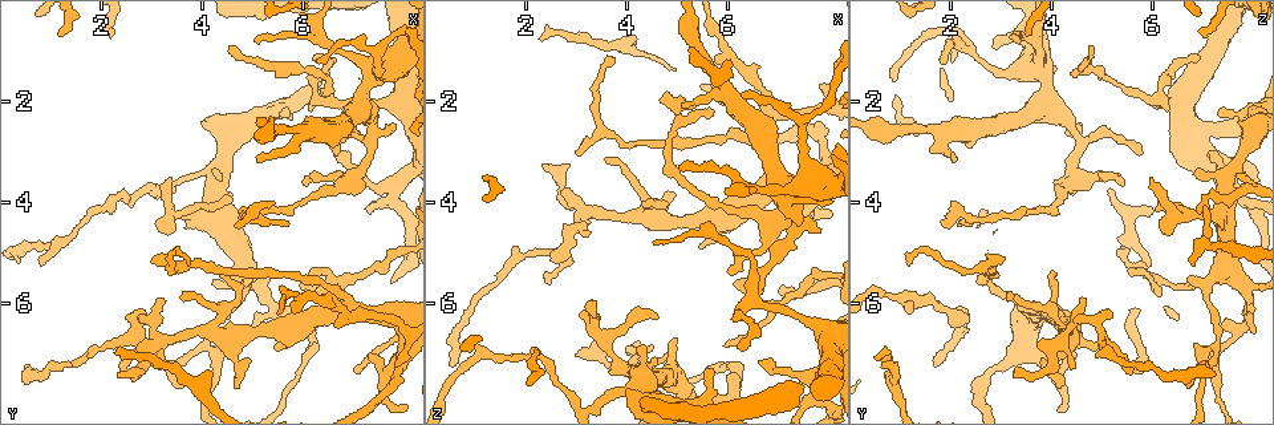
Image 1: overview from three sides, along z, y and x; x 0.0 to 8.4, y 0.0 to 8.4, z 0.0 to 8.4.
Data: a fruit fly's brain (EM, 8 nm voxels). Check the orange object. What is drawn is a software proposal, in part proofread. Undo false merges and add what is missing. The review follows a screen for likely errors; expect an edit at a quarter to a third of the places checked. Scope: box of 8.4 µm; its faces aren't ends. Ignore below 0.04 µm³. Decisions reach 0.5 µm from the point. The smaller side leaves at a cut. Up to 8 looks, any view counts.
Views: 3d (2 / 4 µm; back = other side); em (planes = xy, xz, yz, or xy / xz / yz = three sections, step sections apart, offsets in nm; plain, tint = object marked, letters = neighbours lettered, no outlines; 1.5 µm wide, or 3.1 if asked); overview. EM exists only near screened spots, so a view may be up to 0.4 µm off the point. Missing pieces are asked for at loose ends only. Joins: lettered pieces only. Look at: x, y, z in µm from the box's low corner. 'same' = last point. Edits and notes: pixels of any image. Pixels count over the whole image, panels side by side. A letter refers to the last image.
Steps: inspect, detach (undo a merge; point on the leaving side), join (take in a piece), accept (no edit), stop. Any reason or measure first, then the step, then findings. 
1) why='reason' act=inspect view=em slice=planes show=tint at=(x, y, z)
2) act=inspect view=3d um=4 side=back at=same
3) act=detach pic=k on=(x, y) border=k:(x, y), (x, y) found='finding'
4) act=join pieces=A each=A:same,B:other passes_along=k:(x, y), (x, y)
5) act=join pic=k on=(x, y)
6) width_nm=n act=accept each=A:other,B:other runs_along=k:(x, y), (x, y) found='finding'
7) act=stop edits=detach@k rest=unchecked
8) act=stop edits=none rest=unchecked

why='free end' act=inspect view=em slice=planes show=plain at=(5.70, 4.45, 2.20)

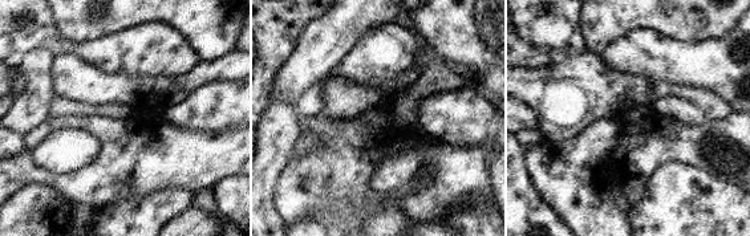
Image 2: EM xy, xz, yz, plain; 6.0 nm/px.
act=inspect view=em slice=planes show=letters at=same

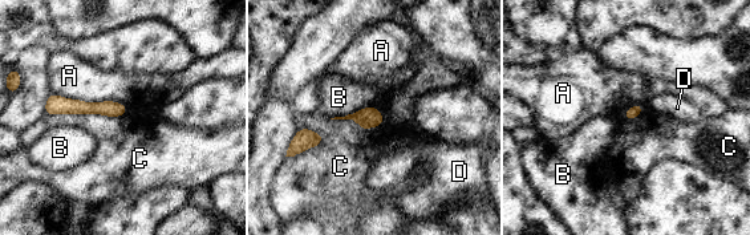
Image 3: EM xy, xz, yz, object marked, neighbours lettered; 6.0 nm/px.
act=accept each=A:other,B:other,C:other,D:other found='no lettered piece goes on from it'

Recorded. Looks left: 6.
why='an open end' act=inspect view=3d um=4 at=(3.75, 5.25, 1.15)

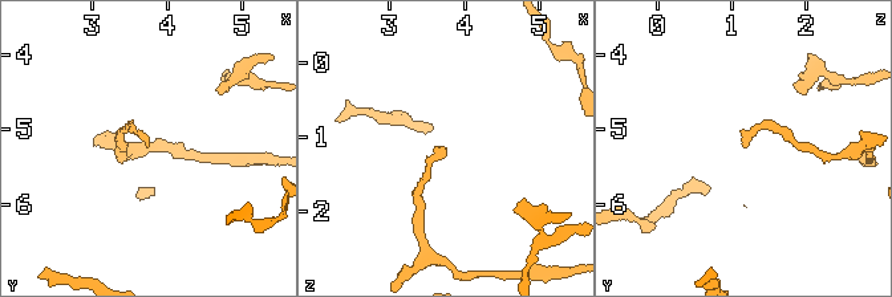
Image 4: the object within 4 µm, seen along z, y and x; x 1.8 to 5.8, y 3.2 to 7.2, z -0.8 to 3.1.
why='shape alone is not enough' act=inspect view=em slice=xy step=8 show=letters at=(3.75, 5.25, 1.15)

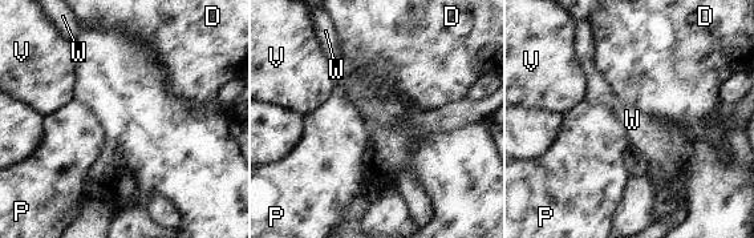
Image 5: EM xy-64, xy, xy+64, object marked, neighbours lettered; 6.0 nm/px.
act=inspect view=em slice=planes show=letters at=same

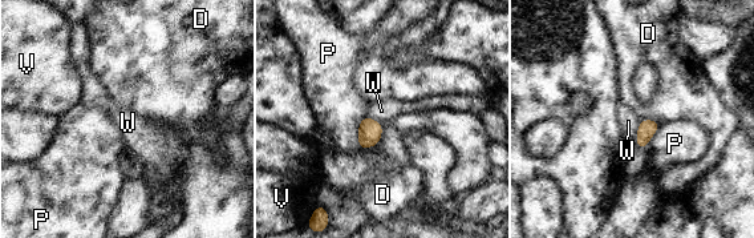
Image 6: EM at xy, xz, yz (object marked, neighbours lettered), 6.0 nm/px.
width_nm=110 act=accept each=D:other,P:other,V:other,W:other border=6:(640, 121), (635, 142) found='none of them fits'

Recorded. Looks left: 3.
why='an open end' act=inspect view=em slice=planes show=tint at=(2.35, 7.45, 3.30)

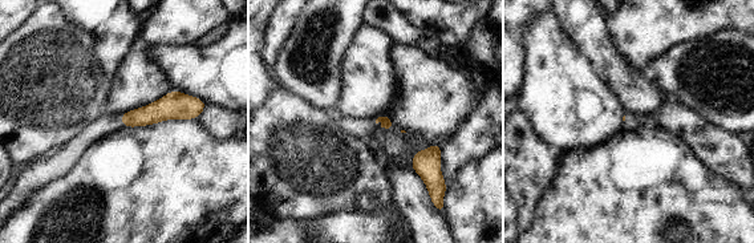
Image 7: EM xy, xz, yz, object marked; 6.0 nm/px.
act=inspect view=em slice=planes show=letters at=same

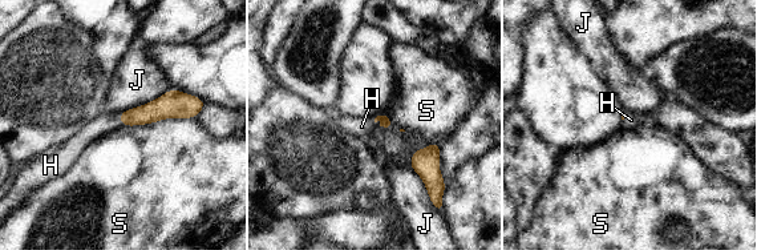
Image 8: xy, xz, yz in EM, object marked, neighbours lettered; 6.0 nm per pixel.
act=join pieces=H each=H:same,J:other,S:other found='it goes on there'

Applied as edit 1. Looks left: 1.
act=stop edits=join@8 rest=unchecked

